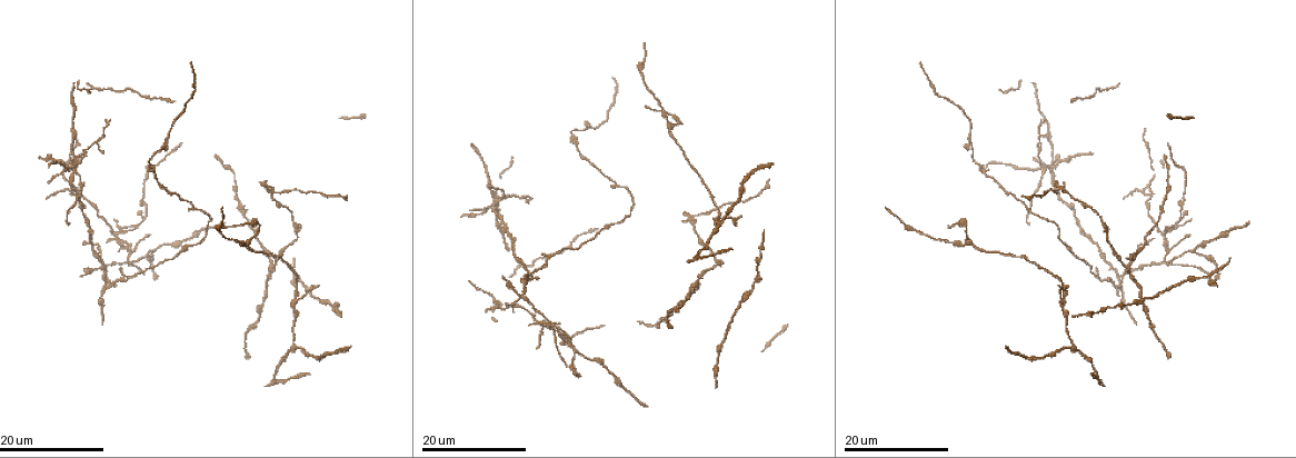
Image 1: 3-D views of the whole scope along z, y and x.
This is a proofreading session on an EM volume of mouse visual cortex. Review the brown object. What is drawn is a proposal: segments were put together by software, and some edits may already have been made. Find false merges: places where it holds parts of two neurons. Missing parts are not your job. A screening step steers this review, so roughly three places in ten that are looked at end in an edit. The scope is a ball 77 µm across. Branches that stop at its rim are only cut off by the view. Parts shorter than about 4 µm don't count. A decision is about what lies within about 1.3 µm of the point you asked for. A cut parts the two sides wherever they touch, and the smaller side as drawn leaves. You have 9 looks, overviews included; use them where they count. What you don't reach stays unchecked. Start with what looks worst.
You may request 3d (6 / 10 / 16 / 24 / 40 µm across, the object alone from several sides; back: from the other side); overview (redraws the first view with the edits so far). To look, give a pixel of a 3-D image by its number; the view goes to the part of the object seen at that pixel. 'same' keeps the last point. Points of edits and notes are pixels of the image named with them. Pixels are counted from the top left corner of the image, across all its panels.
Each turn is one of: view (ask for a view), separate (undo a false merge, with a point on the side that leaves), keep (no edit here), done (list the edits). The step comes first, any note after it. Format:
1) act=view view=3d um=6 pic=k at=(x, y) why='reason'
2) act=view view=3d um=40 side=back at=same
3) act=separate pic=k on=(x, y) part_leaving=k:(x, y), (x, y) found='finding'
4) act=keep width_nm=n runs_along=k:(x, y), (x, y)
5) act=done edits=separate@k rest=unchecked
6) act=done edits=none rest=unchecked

act=view view=3d um=16 pic=1 at=(1167, 265) why='four or more arms meet'

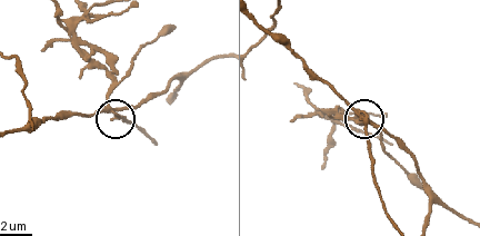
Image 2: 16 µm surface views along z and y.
act=view view=3d um=6 pic=2 at=(359, 116)

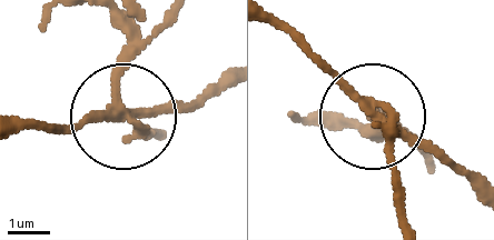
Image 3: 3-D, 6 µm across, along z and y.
act=separate pic=3 on=(134, 47) part_leaving=3:(120, 110), (127, 18) found='two neurons meet here'

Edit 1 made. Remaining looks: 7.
act=view view=3d um=24 pic=1 at=(1050, 164) why='four or more arms meet'

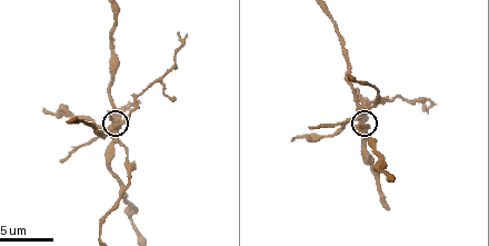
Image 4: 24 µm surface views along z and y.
act=view view=3d um=6 at=same why='closer look'

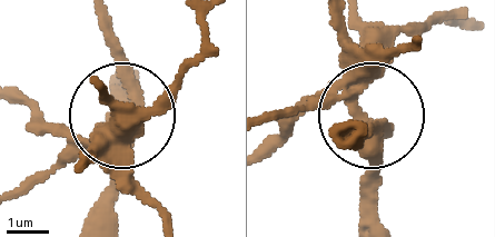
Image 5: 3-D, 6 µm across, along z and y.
act=separate pic=5 on=(127, 140) side_arm_um=15 found='two neurons meet here'

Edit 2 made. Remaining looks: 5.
act=view view=overview

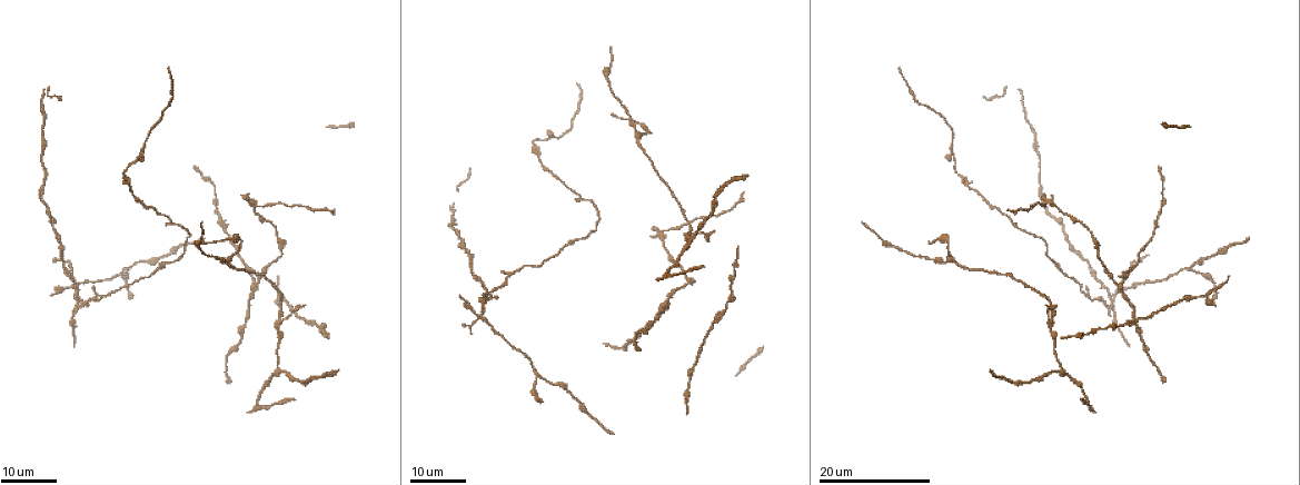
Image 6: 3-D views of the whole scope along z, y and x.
act=view view=3d um=16 pic=6 at=(1111, 308) why='a fork'

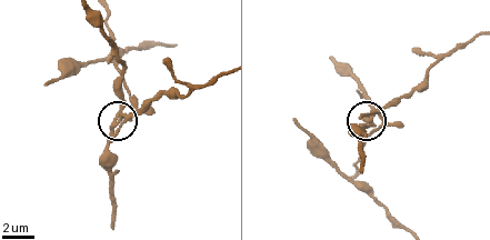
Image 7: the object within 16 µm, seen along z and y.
act=view view=3d um=10 pic=7 at=(363, 125)

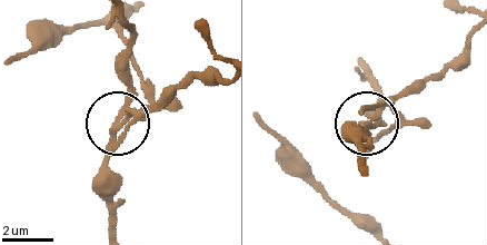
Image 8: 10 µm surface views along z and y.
act=separate pic=8 on=(150, 104) side_arm_um=8 part_leaving=8:(122, 123), (190, 82), (222, 80) found='two neurons meet here'

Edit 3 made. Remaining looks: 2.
act=view view=3d um=16 pic=6 at=(253, 201) why='three-way junction'

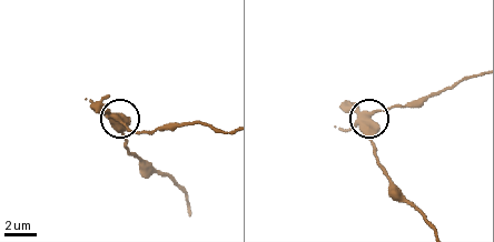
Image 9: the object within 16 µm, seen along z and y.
act=view view=3d um=10 pic=9 at=(367, 114)

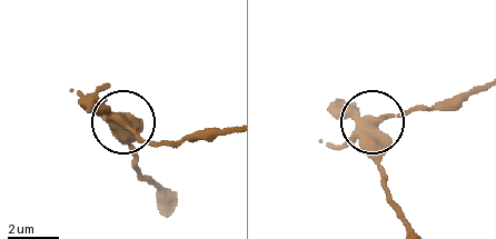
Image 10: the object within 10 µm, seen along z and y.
act=keep width_nm=390 runs_along=10:(168, 193), (141, 172), (126, 123), (172, 147) found='continuous, no second neuron'

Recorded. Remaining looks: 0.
act=done edits=separate@3,separate@5,separate@8 rest=unchecked

